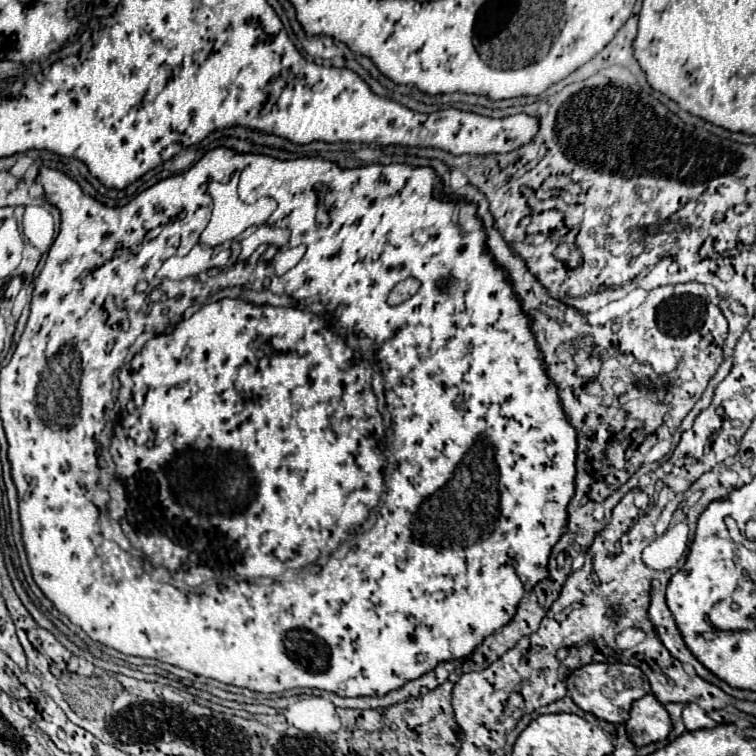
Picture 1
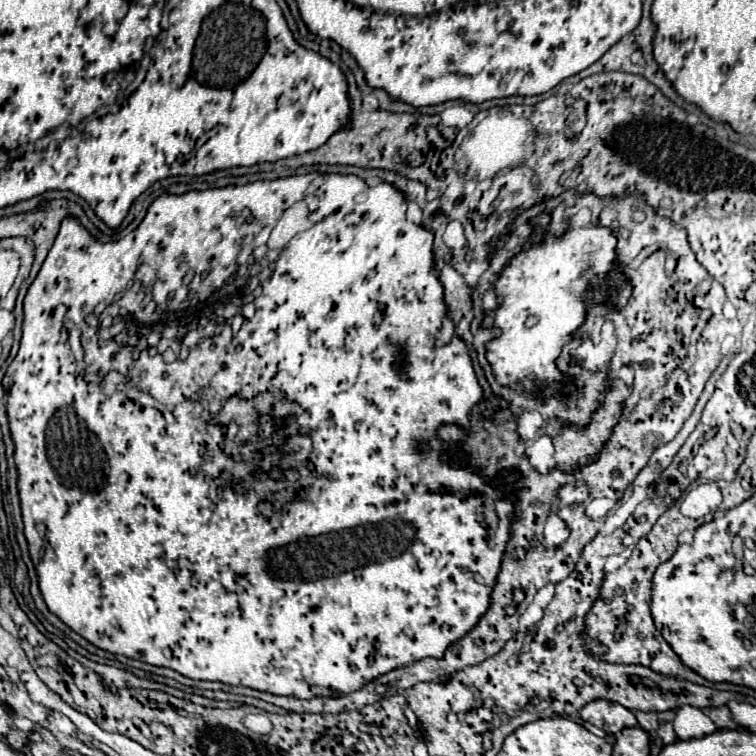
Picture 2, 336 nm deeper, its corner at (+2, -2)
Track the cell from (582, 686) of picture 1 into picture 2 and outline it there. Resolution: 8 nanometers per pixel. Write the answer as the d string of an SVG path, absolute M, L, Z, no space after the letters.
M592 700L588 702L582 710L580 710L582 720L594 724L594 726L602 726L602 730L606 734L616 734L626 726L636 726L636 718L634 714L610 700Z

